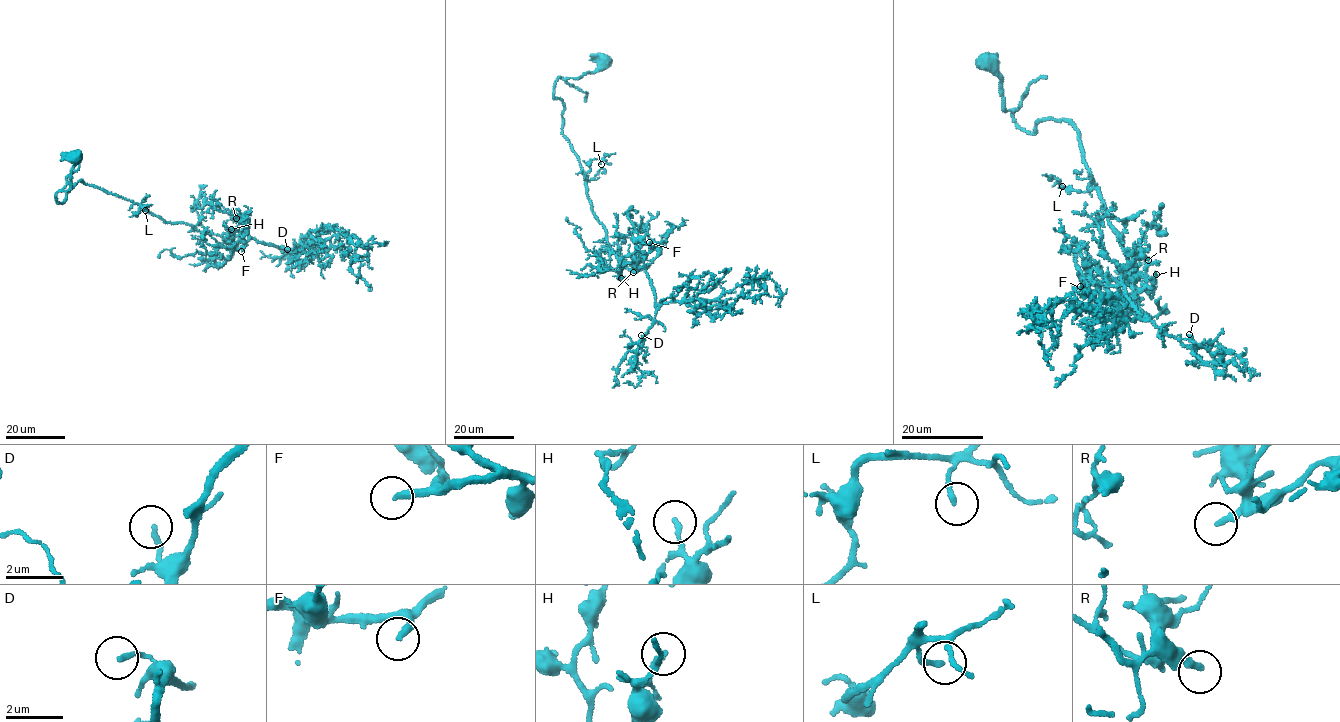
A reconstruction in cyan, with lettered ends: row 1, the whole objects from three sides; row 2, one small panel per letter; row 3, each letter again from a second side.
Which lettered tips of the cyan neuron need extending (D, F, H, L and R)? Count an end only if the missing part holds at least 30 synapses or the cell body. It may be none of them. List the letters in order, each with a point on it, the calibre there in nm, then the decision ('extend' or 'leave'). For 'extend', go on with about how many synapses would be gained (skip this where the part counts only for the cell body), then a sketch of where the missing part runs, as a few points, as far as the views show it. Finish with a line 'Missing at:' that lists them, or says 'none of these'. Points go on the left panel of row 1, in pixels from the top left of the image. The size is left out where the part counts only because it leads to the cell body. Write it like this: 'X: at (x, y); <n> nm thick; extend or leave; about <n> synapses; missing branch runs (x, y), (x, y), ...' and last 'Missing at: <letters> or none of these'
D: at (287, 249); 160 nm thick; leave
F: at (241, 251); 240 nm thick; extend; about 100 synapses; missing branch runs (241, 251), (234, 262), (224, 262), (205, 278)
H: at (231, 229); 150 nm thick; leave
L: at (145, 210); 160 nm thick; leave
R: at (236, 218); 240 nm thick; leave
Missing at: F

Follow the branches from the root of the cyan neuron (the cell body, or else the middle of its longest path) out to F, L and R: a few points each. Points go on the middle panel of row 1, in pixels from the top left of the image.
F: (604, 62), (578, 78), (558, 78), (553, 96), (563, 103), (562, 133), (619, 262), (644, 268), (649, 242)
L: (604, 62), (578, 78), (558, 78), (553, 95), (563, 103), (561, 130), (586, 181), (590, 161), (601, 164)
R: (604, 62), (558, 78), (553, 96), (608, 241), (623, 266), (647, 265), (633, 272)

